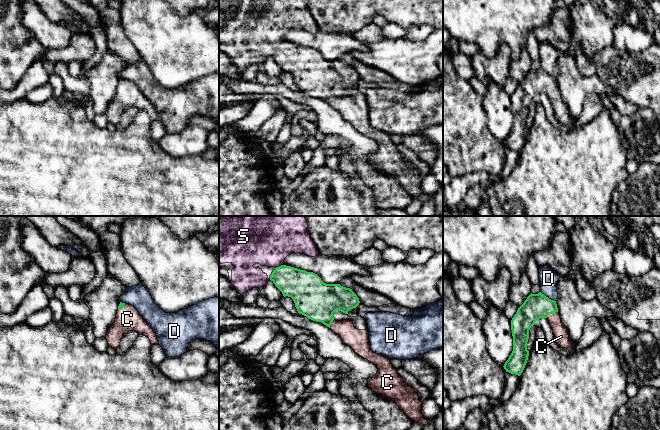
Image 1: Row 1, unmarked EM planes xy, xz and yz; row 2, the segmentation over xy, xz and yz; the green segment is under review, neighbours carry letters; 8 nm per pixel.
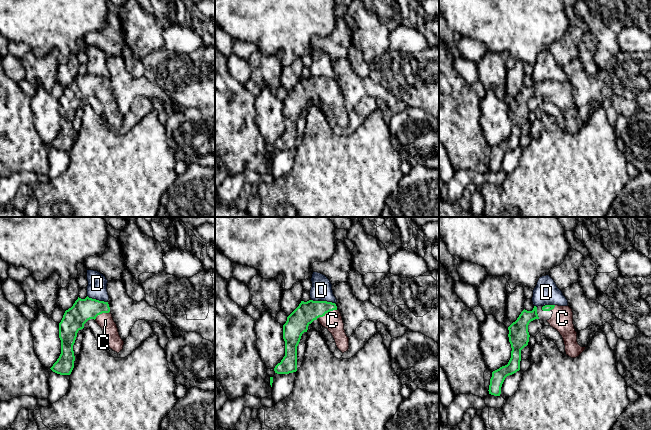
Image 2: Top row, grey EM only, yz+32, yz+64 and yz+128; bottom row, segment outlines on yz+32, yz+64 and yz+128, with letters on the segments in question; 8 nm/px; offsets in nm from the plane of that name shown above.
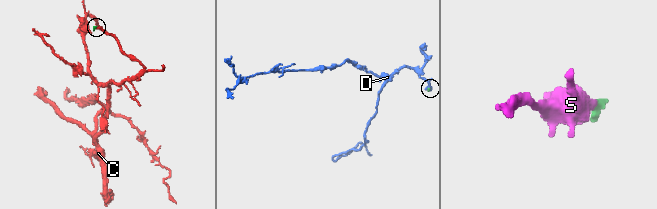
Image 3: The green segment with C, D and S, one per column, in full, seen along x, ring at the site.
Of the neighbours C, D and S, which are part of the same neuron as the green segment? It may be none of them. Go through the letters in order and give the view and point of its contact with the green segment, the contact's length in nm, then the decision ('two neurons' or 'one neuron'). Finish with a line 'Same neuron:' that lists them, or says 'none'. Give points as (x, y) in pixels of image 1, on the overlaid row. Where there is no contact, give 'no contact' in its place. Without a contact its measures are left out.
C: meets green in yz at (551, 313); contact 110 nm long; one neuron
D: meets green in yz at (547, 297); contact 150 nm long; two neurons
S: meets green in xz at (279, 266); contact 60 nm long; one neuron
Same neuron: C, S

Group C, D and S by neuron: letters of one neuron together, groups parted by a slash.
C S / D

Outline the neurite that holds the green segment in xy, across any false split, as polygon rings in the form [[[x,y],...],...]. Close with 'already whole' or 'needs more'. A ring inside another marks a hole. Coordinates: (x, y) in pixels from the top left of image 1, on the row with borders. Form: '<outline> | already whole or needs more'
[[[120,302],[115,322],[110,326],[105,336],[109,347],[118,348],[122,337],[129,331],[136,331],[139,335],[145,335],[151,344],[159,344],[156,333],[137,309],[132,305]]] | needs more

